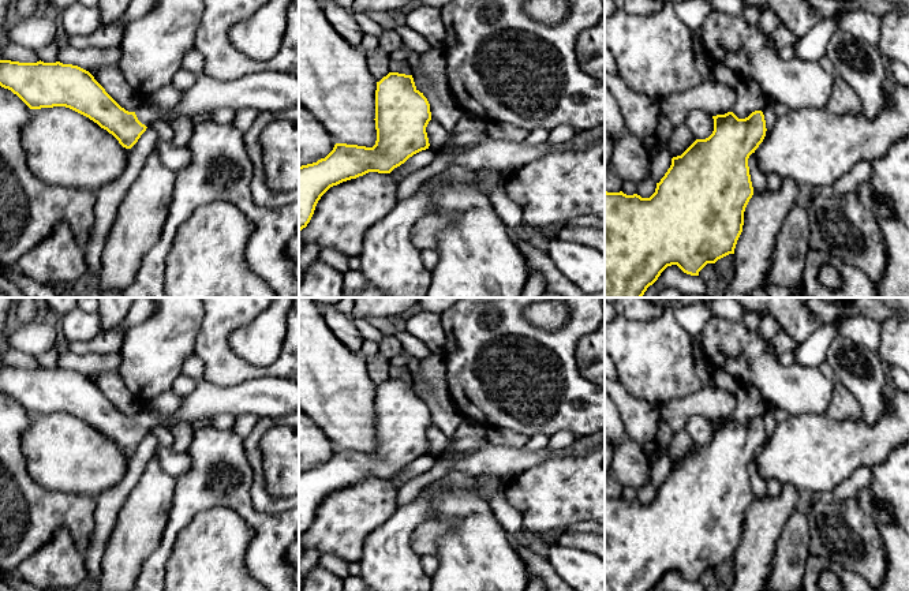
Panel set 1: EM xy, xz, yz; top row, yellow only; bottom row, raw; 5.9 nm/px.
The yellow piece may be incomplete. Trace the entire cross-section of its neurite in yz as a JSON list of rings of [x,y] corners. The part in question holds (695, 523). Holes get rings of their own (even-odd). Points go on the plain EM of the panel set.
[[[762,416],[738,424],[733,418],[712,422],[714,437],[706,445],[696,445],[656,489],[650,504],[605,497],[605,591],[652,591],[661,579],[677,571],[684,579],[699,581],[707,569],[734,560],[742,538],[744,517],[753,501],[748,464],[766,442],[766,426]]]

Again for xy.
[[[0,366],[0,392],[16,400],[30,415],[66,412],[112,439],[131,455],[154,427],[191,423],[222,414],[281,418],[299,411],[299,385],[287,378],[255,378],[235,386],[217,386],[205,378],[184,397],[182,407],[161,418],[121,414],[94,385],[72,370]]]

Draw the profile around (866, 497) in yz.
[[[863,489],[857,493],[860,508],[868,513],[876,523],[890,523],[891,515],[875,502],[874,493],[868,489]]]

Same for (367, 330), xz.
[[[352,318],[356,329],[363,340],[370,340],[381,344],[385,340],[385,334],[381,333],[369,319]]]

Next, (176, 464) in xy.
[[[158,445],[154,453],[164,471],[177,479],[191,468],[188,455],[179,453],[169,446]]]

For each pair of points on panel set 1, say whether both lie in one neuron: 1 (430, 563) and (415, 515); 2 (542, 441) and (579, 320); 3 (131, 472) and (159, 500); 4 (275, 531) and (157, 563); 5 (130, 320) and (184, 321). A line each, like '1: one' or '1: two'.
1: two
2: two
3: two
4: one
5: two

